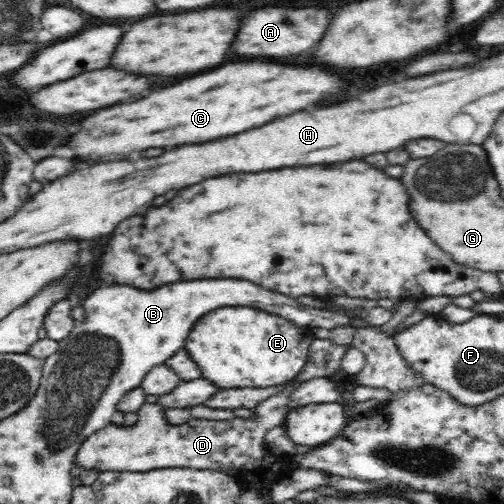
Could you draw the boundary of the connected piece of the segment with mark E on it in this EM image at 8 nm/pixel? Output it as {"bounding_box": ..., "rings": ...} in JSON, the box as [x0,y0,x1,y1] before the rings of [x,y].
{"bounding_box":[185,306,314,389],"rings":[[[224,306],[198,319],[185,342],[185,349],[200,368],[202,376],[212,380],[222,389],[244,388],[244,386],[268,388],[268,386],[286,384],[302,372],[308,358],[305,346],[310,346],[314,340],[313,332],[314,330],[309,327],[298,326],[287,318],[282,318],[277,314],[268,314],[264,310],[256,310],[256,307]]]}

